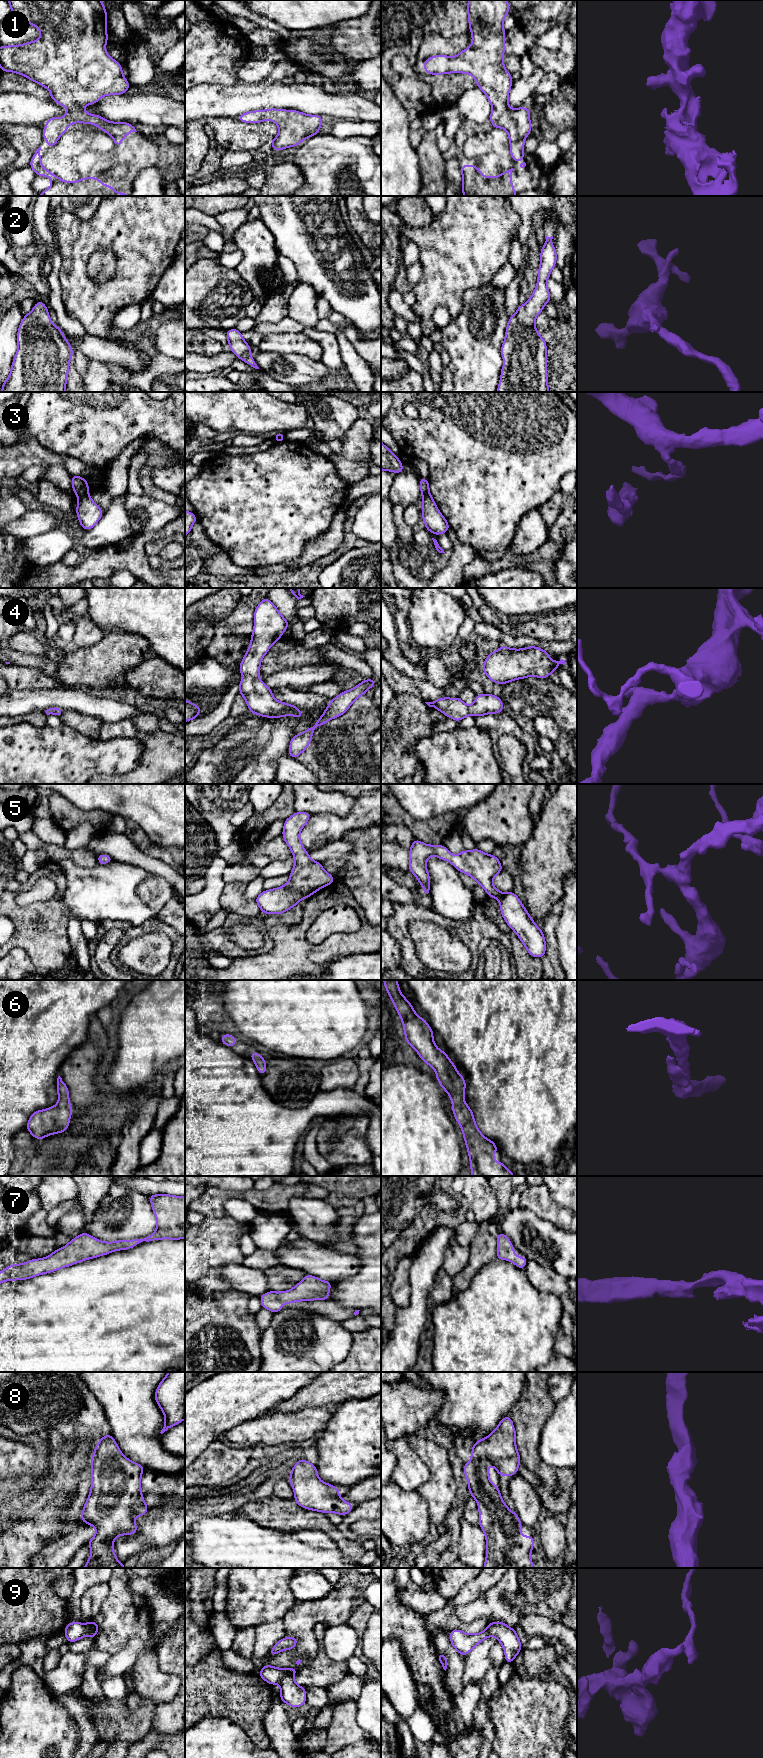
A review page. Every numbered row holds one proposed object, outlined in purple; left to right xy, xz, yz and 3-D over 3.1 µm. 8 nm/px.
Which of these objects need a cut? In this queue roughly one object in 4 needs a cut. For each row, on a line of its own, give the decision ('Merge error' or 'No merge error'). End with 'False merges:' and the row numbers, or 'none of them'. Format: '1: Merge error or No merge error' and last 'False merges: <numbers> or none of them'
1: No merge error
2: No merge error
3: Merge error
4: No merge error
5: No merge error
6: No merge error
7: No merge error
8: No merge error
9: Merge error
False merges: 3, 9

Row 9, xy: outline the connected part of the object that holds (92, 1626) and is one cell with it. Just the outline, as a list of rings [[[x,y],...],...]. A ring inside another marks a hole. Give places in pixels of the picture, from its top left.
[[[89,1621],[86,1624],[86,1628],[91,1638],[96,1636],[98,1633],[98,1622],[97,1621]]]

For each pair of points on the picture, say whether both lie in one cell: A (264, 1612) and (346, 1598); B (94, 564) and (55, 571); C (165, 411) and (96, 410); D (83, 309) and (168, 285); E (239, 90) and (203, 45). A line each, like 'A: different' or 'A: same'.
A: different
B: same
C: same
D: different
E: different

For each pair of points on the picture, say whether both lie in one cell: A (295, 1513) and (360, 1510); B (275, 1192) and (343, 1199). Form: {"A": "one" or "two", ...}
{"A": "two", "B": "two"}

